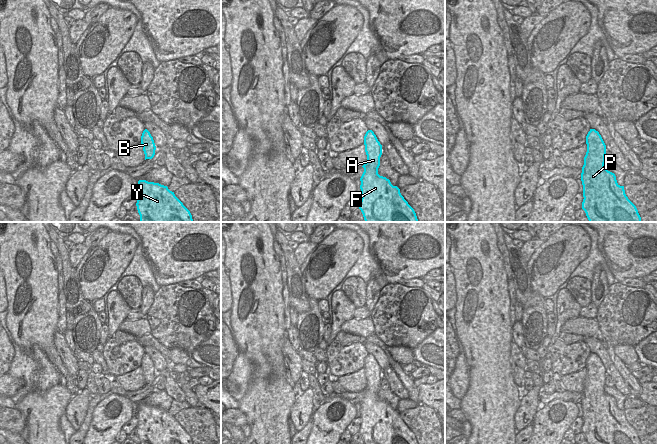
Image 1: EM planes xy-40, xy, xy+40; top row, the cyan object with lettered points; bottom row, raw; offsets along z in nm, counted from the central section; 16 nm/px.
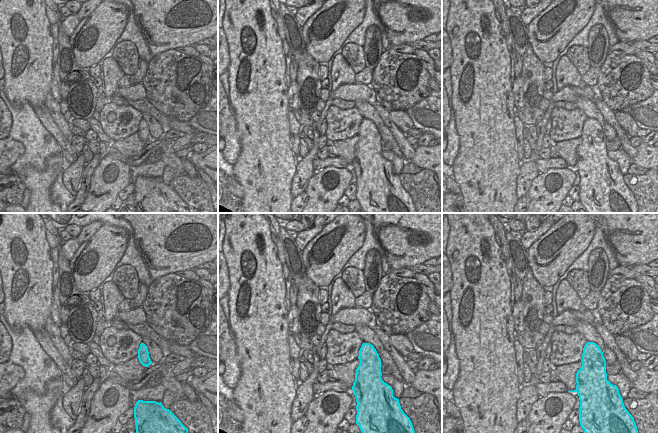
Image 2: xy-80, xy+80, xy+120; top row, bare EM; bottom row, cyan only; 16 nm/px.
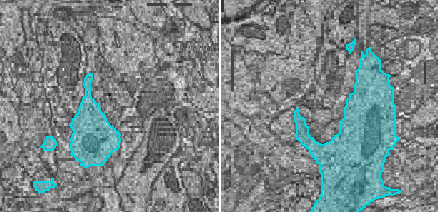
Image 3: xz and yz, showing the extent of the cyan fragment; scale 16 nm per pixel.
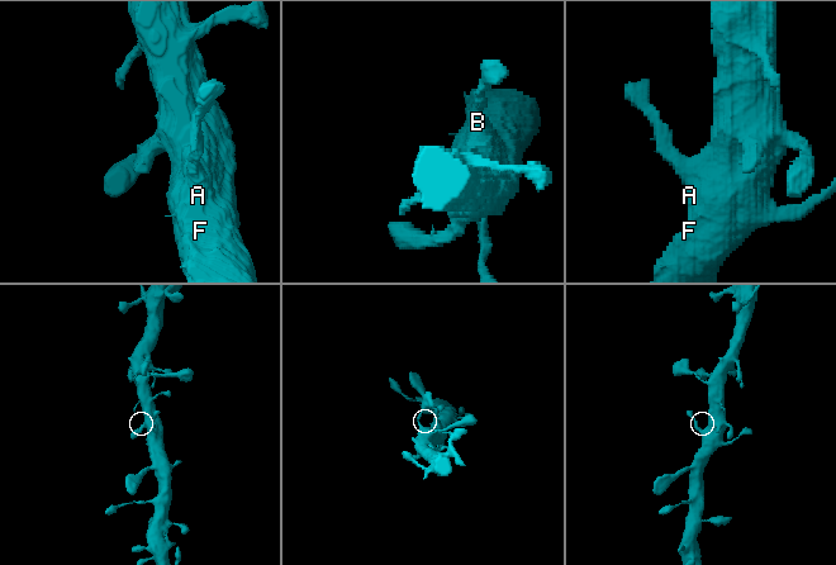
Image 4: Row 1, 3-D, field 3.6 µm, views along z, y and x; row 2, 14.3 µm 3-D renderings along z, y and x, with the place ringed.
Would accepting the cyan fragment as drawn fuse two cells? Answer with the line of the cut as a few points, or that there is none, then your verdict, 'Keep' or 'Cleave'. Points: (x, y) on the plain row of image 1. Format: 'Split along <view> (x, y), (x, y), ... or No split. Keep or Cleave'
No split. Keep

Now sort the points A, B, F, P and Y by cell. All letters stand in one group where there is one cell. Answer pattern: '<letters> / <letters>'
A B F P Y

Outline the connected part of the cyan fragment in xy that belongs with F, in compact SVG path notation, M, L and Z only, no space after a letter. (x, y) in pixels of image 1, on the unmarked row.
M372 354L366 356L364 369L367 385L362 390L364 396L360 402L362 422L359 429L364 444L418 444L400 413L378 398L382 369Z

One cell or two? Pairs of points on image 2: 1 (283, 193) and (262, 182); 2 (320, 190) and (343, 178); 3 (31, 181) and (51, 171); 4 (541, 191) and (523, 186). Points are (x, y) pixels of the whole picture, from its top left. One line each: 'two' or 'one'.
1: one
2: one
3: one
4: two

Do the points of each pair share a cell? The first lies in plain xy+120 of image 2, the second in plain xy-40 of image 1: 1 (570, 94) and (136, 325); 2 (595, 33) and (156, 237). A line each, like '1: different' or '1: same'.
1: same
2: different

